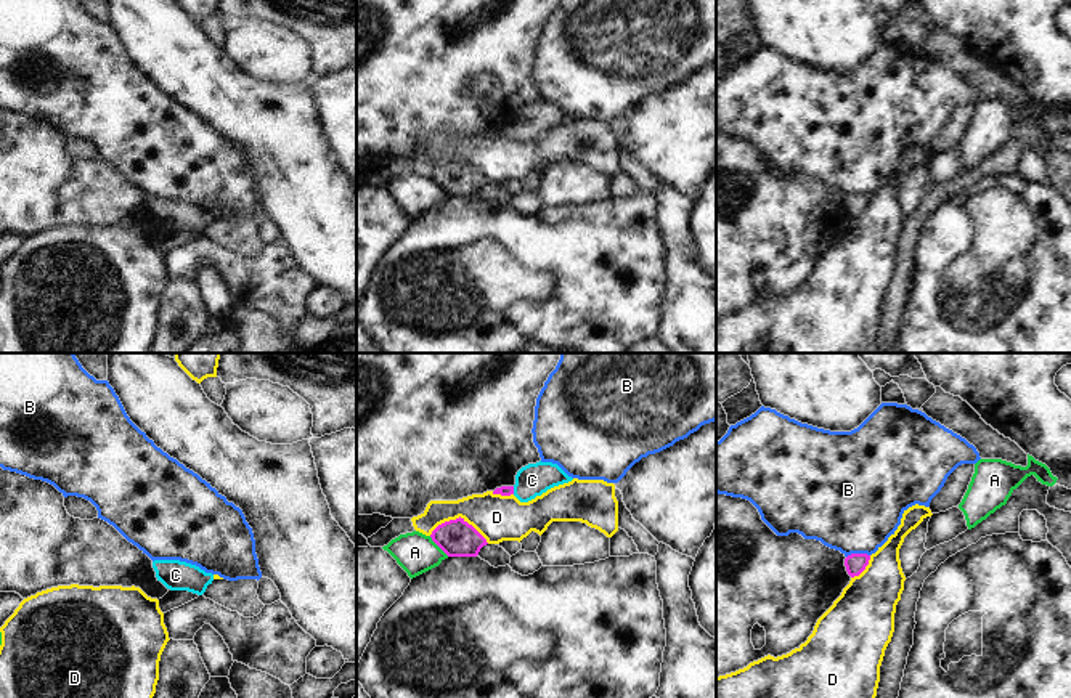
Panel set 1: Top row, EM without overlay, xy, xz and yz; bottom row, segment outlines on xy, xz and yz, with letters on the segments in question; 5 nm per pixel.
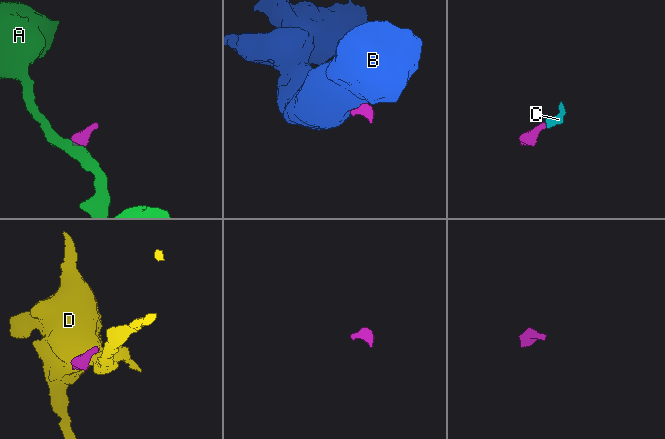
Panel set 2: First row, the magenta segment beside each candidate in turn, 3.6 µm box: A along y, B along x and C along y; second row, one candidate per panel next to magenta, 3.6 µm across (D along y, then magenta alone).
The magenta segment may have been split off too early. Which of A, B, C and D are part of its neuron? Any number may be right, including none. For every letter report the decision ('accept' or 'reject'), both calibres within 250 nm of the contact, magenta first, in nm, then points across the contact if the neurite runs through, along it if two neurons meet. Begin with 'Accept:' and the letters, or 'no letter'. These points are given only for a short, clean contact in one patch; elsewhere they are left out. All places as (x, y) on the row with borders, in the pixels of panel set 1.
Accept: C
A: reject; calibres 190 and 200 nm; border xz (429, 536), (448, 555)
B: reject; calibres 100 and 480 nm; border yz (869, 554), (850, 554), (847, 557)
C: accept; calibres 50 and 160 nm; way xz (504, 490), (513, 490), (522, 490), (532, 480)
D: reject; calibres 190 and 220 nm

